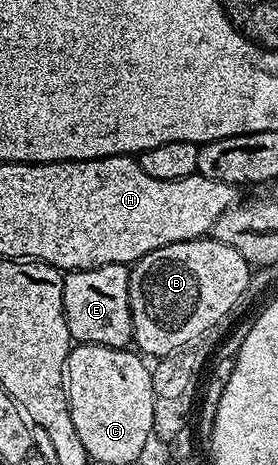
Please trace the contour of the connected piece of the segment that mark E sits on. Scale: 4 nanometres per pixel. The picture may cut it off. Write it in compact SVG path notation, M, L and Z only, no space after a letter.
M105 265L95 269L75 269L62 279L62 302L71 338L78 343L127 348L133 342L130 314L130 269L124 265Z

